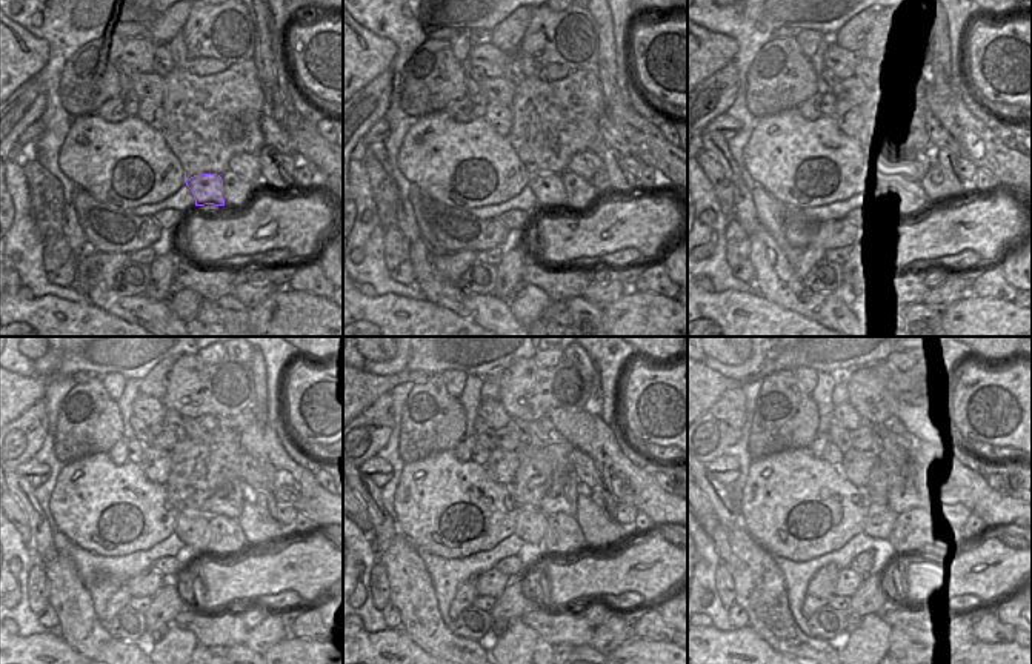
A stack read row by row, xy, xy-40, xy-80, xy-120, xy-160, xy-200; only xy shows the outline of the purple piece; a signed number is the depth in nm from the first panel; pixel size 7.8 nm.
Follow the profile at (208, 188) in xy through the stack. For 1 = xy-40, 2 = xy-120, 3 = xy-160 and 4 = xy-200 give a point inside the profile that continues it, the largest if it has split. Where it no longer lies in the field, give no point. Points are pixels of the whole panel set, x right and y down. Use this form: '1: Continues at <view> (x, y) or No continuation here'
1: Continues at xy-40 (548, 188)
2: Continues at xy-120 (189, 526)
3: Continues at xy-160 (531, 523)
4: Continues at xy-200 (878, 521).

